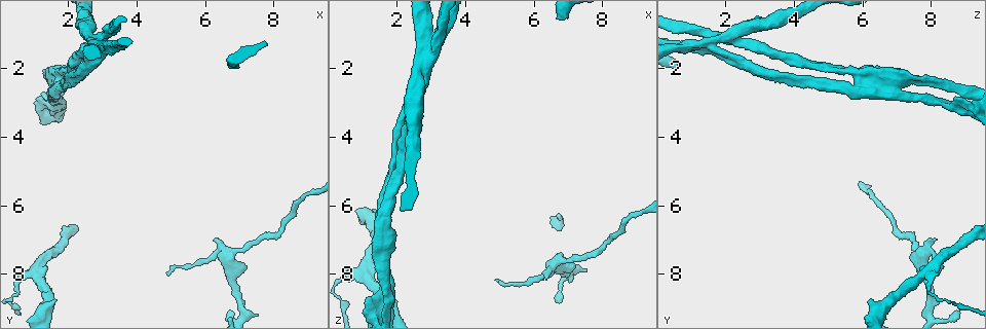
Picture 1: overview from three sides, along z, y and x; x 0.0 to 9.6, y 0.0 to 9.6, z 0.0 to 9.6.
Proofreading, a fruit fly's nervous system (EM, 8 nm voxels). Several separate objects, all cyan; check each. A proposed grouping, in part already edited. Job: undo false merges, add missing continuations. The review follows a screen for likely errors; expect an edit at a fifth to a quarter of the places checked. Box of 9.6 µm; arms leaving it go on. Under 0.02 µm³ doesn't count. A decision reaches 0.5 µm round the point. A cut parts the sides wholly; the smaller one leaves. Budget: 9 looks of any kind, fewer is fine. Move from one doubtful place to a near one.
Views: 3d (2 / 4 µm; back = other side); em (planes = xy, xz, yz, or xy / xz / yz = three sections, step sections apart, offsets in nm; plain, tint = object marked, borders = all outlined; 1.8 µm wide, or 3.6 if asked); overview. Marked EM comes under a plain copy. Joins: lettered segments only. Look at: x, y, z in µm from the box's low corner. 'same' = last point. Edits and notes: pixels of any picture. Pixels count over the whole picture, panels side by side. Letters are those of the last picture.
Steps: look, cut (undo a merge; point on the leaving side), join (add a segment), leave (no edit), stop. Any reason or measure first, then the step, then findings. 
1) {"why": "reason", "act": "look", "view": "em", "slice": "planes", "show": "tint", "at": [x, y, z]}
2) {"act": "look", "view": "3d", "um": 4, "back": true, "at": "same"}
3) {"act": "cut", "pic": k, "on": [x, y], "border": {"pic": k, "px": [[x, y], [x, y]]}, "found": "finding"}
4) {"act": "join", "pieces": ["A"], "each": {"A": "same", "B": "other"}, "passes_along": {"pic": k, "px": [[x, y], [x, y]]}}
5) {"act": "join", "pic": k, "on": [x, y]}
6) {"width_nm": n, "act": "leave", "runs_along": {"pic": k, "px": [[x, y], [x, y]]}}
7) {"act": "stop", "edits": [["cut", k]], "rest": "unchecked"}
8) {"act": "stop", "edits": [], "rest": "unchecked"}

{"why": "abrupt turn", "act": "look", "view": "em", "slice": "xy", "step": 4, "show": "tint", "at": [7.10, 9.15, 8.00]}

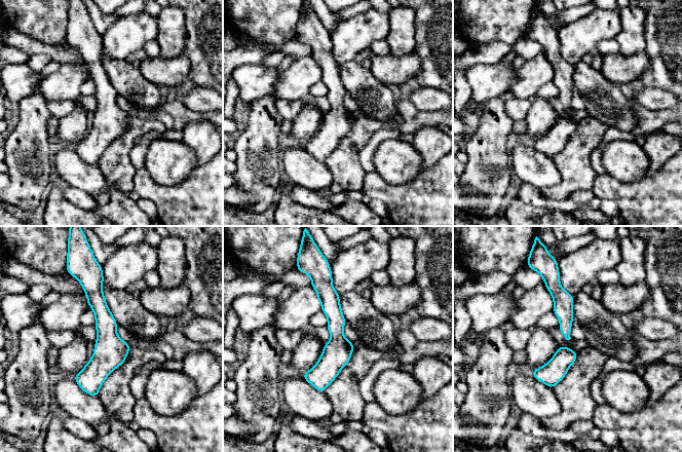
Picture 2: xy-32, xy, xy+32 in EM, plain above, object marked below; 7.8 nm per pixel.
{"why": "cut it another way", "act": "look", "view": "em", "slice": "planes", "show": "borders", "at": "same"}

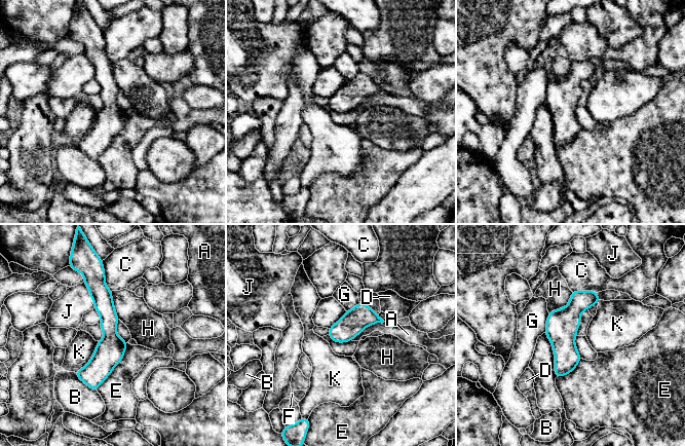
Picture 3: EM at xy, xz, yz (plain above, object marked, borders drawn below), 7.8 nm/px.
{"width_nm": 200, "act": "leave", "each": {"A": "other", "B": "other", "C": "other", "D": "other", "E": "other", "F": "other", "G": "other", "H": "other", "J": "other", "K": "other"}, "border": {"pic": 3, "px": [[98, 341], [92, 357], [74, 372]]}, "found": "all the same cell"}

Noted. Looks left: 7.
{"act": "look", "view": "3d", "um": 2, "at": [6.40, 7.00, 8.10]}

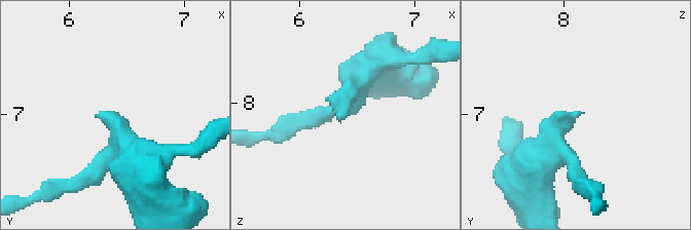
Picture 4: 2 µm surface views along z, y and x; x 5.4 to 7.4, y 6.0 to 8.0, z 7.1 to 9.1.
{"why": "now the EM", "act": "look", "view": "em", "slice": "xz", "step": 16, "show": "tint", "at": [6.38, 7.00, 8.14]}

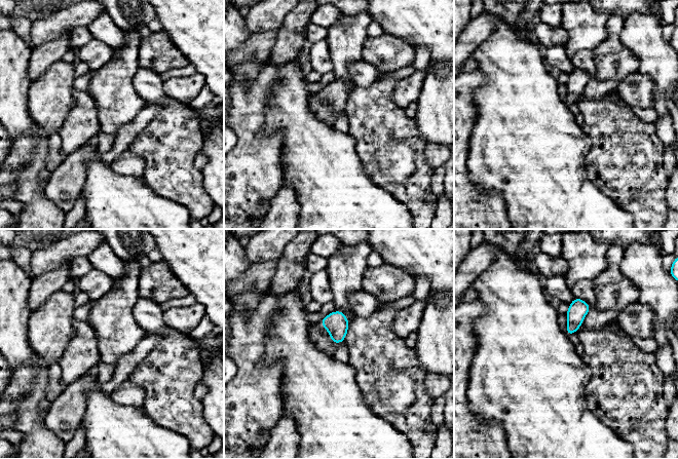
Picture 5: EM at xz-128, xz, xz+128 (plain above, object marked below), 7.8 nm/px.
{"why": "another direction", "act": "look", "view": "em", "slice": "planes", "show": "borders", "at": "same"}

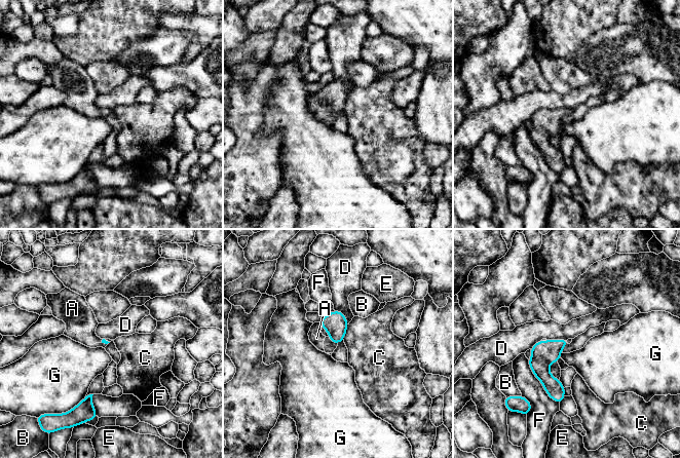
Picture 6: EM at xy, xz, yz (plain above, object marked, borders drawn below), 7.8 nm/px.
{"act": "join", "pieces": ["A"], "each": {"A": "same", "B": "other", "C": "other", "D": "other", "E": "other", "F": "other", "G": "other"}, "found": "it goes on there"}

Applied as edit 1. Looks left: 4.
{"why": "arms run side by side", "act": "look", "view": "em", "slice": "xz", "step": 4, "show": "tint", "at": [1.55, 2.50, 7.00]}

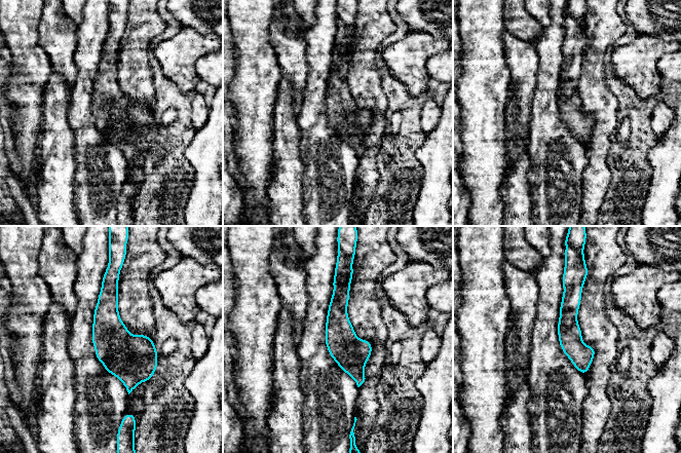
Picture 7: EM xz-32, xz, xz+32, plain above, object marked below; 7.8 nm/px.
{"why": "cut it another way", "act": "look", "view": "em", "slice": "planes", "show": "borders", "at": "same"}

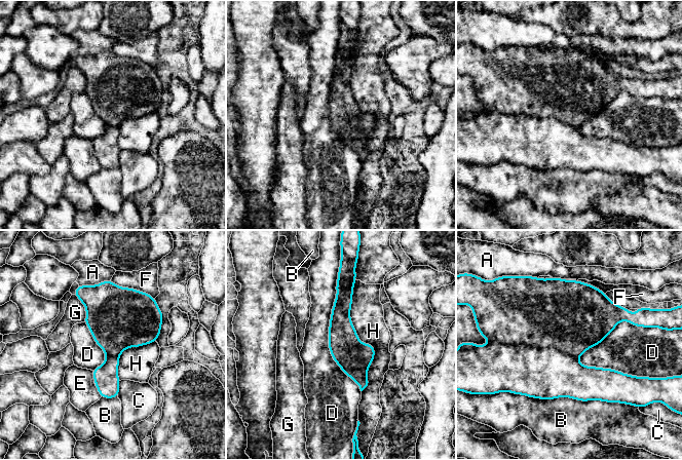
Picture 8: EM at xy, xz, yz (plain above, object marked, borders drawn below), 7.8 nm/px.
{"act": "cut", "pic": 8, "on": [546, 316], "each": {"A": "other", "B": "other", "C": "other", "D": "other", "E": "other", "F": "other", "G": "other", "H": "other"}, "border": {"pic": 8, "px": [[500, 342], [554, 347], [576, 358]]}, "found": "two cells meet here"}

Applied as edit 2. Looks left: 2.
{"act": "stop", "edits": [["join", 6], ["cut", 8]], "rest": "unchecked"}

